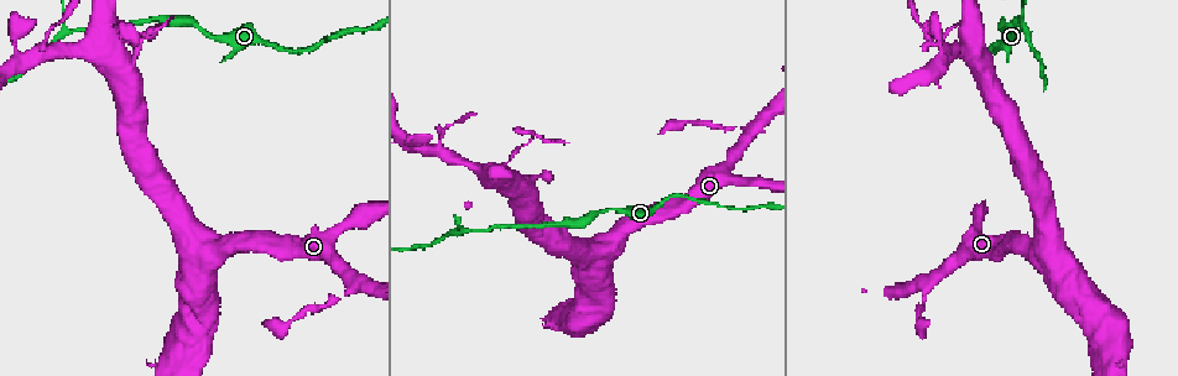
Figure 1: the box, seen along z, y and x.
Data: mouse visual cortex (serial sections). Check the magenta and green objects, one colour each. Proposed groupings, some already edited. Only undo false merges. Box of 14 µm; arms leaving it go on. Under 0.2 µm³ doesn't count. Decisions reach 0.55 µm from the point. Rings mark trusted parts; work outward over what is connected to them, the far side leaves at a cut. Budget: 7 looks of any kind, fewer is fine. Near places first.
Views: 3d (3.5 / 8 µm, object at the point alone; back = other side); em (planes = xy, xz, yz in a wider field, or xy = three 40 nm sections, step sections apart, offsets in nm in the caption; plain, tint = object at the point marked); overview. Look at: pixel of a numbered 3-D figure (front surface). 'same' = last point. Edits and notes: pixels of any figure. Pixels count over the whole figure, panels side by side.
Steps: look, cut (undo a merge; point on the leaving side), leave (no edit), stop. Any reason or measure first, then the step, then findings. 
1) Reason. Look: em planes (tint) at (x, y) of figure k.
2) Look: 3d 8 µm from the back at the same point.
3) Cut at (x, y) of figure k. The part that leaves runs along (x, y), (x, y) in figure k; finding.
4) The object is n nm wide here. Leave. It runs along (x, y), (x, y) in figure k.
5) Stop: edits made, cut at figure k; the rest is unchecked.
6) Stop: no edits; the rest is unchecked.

Calibre changes. Look: 3d 3.5 µm from the back at (925, 300) of figure 1.

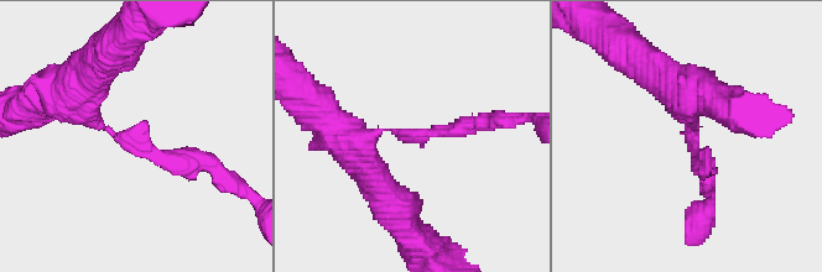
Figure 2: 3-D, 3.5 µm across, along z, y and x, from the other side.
The arms are 200, 400 nm wide. Look: em xy step 3 (tint) at (692, 138) of figure 2.

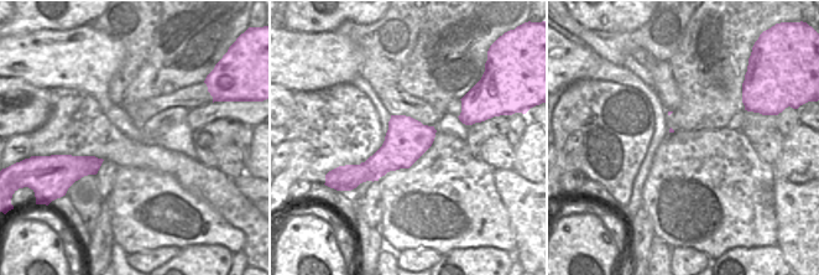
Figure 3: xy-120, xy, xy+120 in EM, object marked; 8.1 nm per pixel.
Leave. It runs along (92, 82), (88, 113), (118, 139), (194, 161) in figure 2; one cell here.

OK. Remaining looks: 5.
Thick turns thin. Look: 3d 3.5 µm at (557, 326) of figure 1.

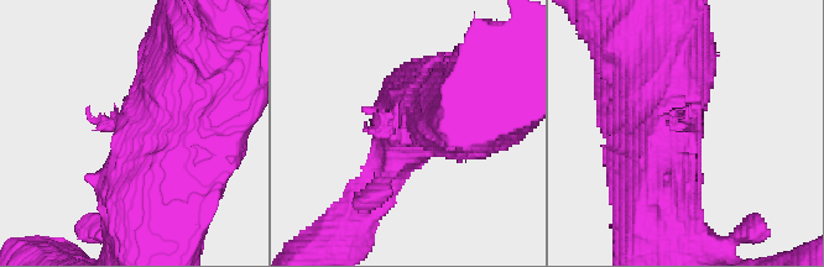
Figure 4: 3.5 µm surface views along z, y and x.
Look: em xy step 3 (tint) at (140, 120) of figure 4.

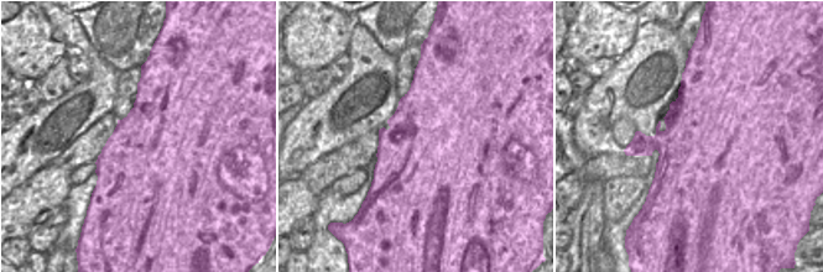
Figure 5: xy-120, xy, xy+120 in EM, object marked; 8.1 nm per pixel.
The object is 1050 nm wide here. Leave. It runs along (473, 101), (363, 130) in figure 4; all the same cell.

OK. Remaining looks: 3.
Three arms meet. Look: 3d 3.5 µm from the back at (460, 231) of figure 1.

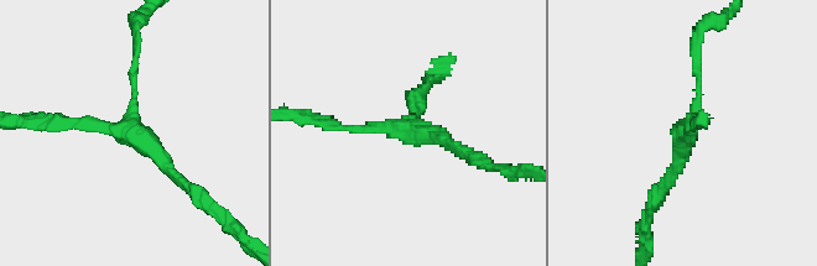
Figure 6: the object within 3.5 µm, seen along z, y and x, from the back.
3 arms meet here; the arms are 100, 150, 200 nm wide; now the EM. Look: em xy step 3 (tint) at (126, 132) of figure 6.

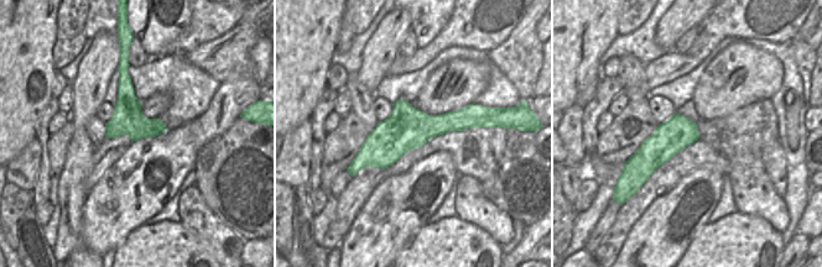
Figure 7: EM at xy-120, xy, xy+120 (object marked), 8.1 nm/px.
Leave. It runs along (478, 121), (406, 127), (357, 161) in figure 7; one cell here.

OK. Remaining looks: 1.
Stop: no edits; the rest is unchecked.

